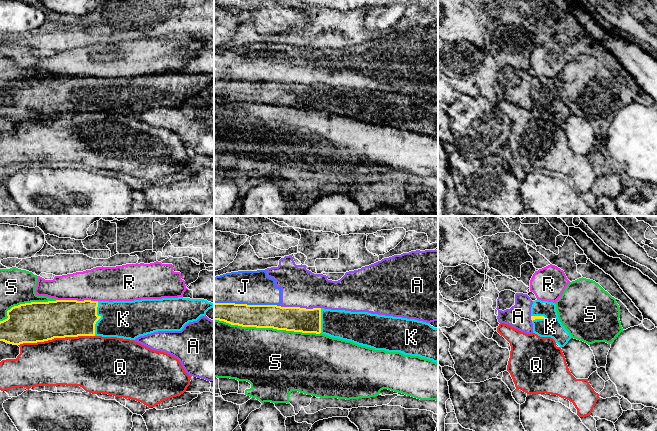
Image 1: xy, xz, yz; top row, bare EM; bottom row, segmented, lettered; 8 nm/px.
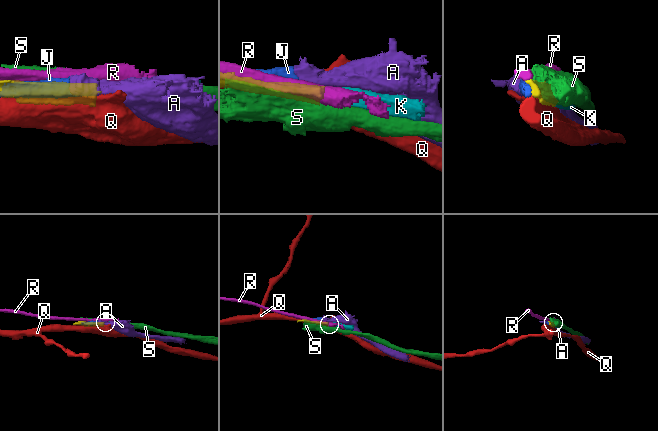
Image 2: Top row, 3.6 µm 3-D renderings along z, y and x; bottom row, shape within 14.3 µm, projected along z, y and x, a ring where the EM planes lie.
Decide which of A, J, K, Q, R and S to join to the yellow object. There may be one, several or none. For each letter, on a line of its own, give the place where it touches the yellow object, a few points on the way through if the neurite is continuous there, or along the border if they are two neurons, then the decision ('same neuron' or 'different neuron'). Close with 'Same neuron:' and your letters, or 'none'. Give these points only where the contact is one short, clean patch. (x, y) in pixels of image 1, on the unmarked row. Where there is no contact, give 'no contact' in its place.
A: xz (299, 83) | different neuron
J: xz (246, 80) | different neuron
K: xy (100, 93) | across xy (69, 94), (100, 93), (123, 95) | same neuron
Q: xy (56, 113) | different neuron
R: xy (76, 76) | different neuron
S: xz (267, 103) | different neuron
Same neuron: K

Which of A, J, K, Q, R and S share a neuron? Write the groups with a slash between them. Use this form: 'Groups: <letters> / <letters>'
Groups: A J / K / Q / R / S

